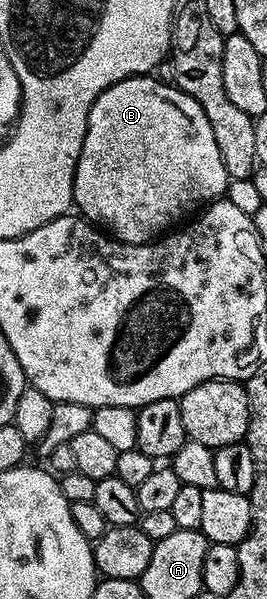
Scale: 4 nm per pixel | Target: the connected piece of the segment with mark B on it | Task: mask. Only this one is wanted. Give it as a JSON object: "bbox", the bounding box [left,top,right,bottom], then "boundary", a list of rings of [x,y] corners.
{"bbox":[73,76,229,244],"boundary":[[[155,76],[126,78],[109,88],[105,88],[105,92],[101,92],[101,96],[97,96],[97,100],[93,100],[93,108],[89,108],[87,131],[85,132],[85,140],[81,144],[81,156],[77,160],[75,179],[73,180],[73,206],[88,222],[110,232],[121,242],[138,244],[158,239],[164,232],[178,227],[184,219],[194,215],[200,208],[222,199],[226,195],[223,193],[226,192],[227,185],[229,185],[225,160],[221,160],[221,148],[217,148],[213,128],[209,128],[209,116],[205,116],[201,104],[197,104],[197,100],[193,100],[193,96],[189,96],[184,90],[180,90],[178,86],[170,81],[167,82],[158,82]]]}

